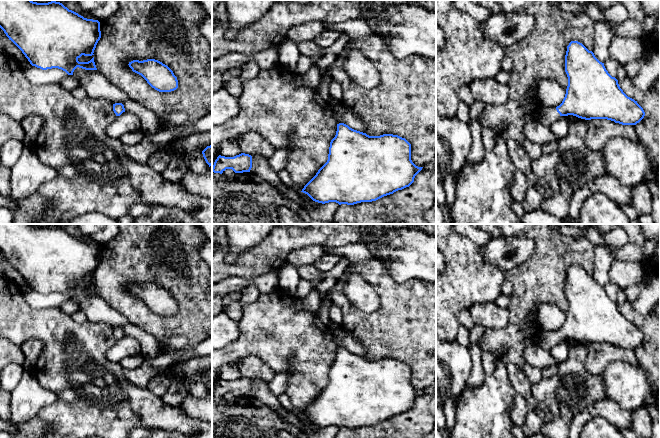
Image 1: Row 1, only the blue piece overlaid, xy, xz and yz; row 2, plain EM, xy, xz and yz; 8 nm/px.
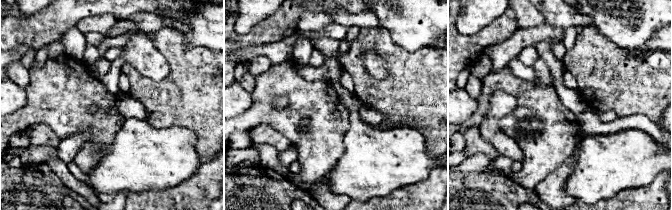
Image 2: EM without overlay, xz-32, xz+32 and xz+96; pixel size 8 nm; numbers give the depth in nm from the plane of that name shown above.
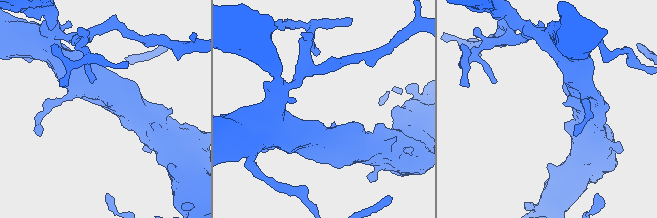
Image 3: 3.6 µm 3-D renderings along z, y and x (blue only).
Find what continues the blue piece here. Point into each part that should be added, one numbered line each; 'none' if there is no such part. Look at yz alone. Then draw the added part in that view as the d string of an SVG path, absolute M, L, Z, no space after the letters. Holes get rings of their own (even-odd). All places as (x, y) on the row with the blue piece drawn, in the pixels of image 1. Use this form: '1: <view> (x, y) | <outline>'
1: yz (547, 116) | M539 106L535 114L535 120L546 127L550 127L560 116L556 107Z

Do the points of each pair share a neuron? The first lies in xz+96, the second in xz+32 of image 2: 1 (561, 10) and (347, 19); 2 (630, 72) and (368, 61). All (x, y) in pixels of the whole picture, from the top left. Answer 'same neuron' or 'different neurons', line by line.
1: same neuron
2: different neurons

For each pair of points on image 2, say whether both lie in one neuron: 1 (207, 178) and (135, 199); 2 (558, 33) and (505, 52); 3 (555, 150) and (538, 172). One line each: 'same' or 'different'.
1: same
2: same
3: same

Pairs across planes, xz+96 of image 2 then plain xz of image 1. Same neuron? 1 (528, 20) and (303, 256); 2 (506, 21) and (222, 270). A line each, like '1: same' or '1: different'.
1: same
2: same

